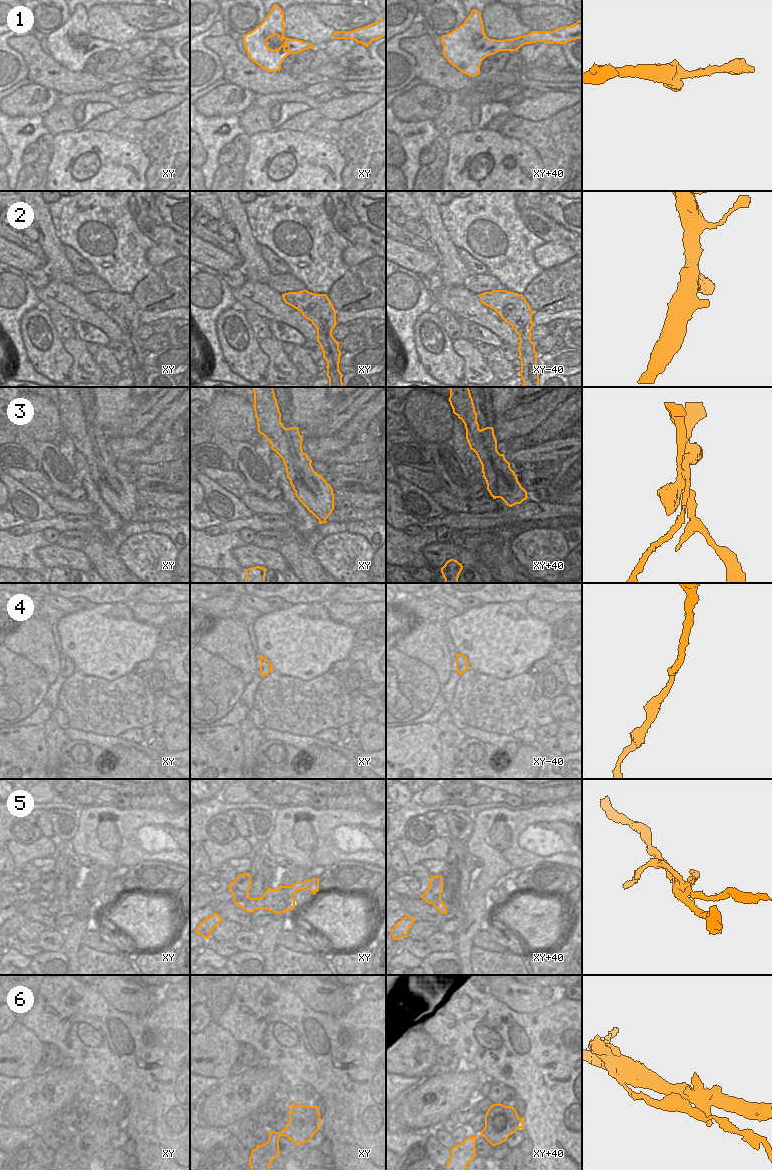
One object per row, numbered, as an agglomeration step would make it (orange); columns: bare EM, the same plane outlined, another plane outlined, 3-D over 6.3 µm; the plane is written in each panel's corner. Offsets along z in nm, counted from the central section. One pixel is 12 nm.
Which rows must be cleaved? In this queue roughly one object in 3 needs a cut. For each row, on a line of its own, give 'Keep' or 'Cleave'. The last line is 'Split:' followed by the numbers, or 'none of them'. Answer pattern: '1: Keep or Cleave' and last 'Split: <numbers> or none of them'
1: Keep
2: Keep
3: Cleave
4: Keep
5: Cleave
6: Cleave
Split: 3, 5, 6

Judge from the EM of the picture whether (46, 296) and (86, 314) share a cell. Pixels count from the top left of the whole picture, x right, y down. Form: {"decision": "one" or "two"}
{"decision": "one"}

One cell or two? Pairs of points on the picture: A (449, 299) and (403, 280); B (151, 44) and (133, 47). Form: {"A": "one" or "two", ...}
{"A": "two", "B": "one"}

